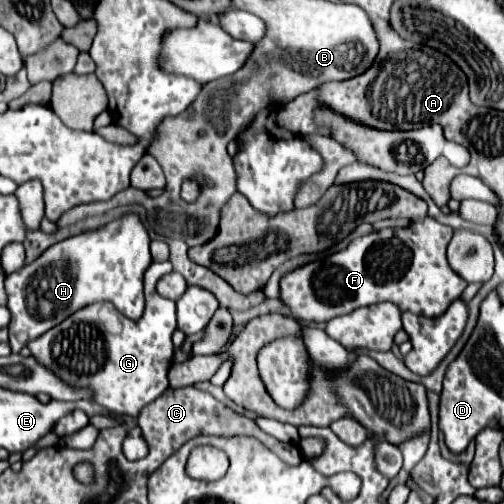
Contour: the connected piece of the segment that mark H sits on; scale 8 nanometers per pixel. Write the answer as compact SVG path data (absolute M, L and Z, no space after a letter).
M127 214L105 228L99 228L95 232L79 234L73 238L63 240L61 244L51 246L45 250L35 262L27 264L25 268L5 276L5 290L7 290L7 308L11 312L11 322L9 322L9 344L15 354L21 352L23 346L27 346L31 340L39 338L53 326L57 326L61 320L71 316L75 310L91 304L91 302L101 302L109 300L115 304L115 308L131 318L137 320L141 318L141 312L145 310L145 294L143 294L143 272L151 264L151 254L149 254L149 236L145 226L135 214Z

